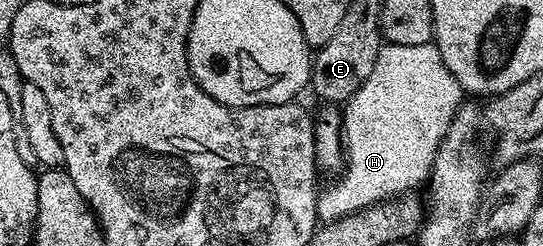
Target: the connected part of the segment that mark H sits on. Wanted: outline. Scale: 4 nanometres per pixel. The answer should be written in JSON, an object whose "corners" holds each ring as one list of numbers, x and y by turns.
{"corners":[[433,41,428,44,389,44,383,45,381,52,376,56,376,64,372,64,372,72,368,75,368,80,364,80,364,84,360,84,360,88,350,97,350,101,345,103,344,113,342,114,342,136,344,139,344,169,341,171,342,178,338,178,330,187,323,189,318,195,318,220,319,223,338,222,342,218,346,218,350,214,355,214,357,210,363,210,369,206,375,206,377,202,397,199,399,196,405,195,407,192,414,192,418,185,425,183,430,177,430,169,434,166,434,157,440,148,440,144,444,140,444,136,448,132,448,128,452,124,452,120,456,116,458,107,463,105,464,91,462,86,456,80,456,76,452,76,452,72,448,72,448,64,444,64,444,56,440,56,438,47]]}

